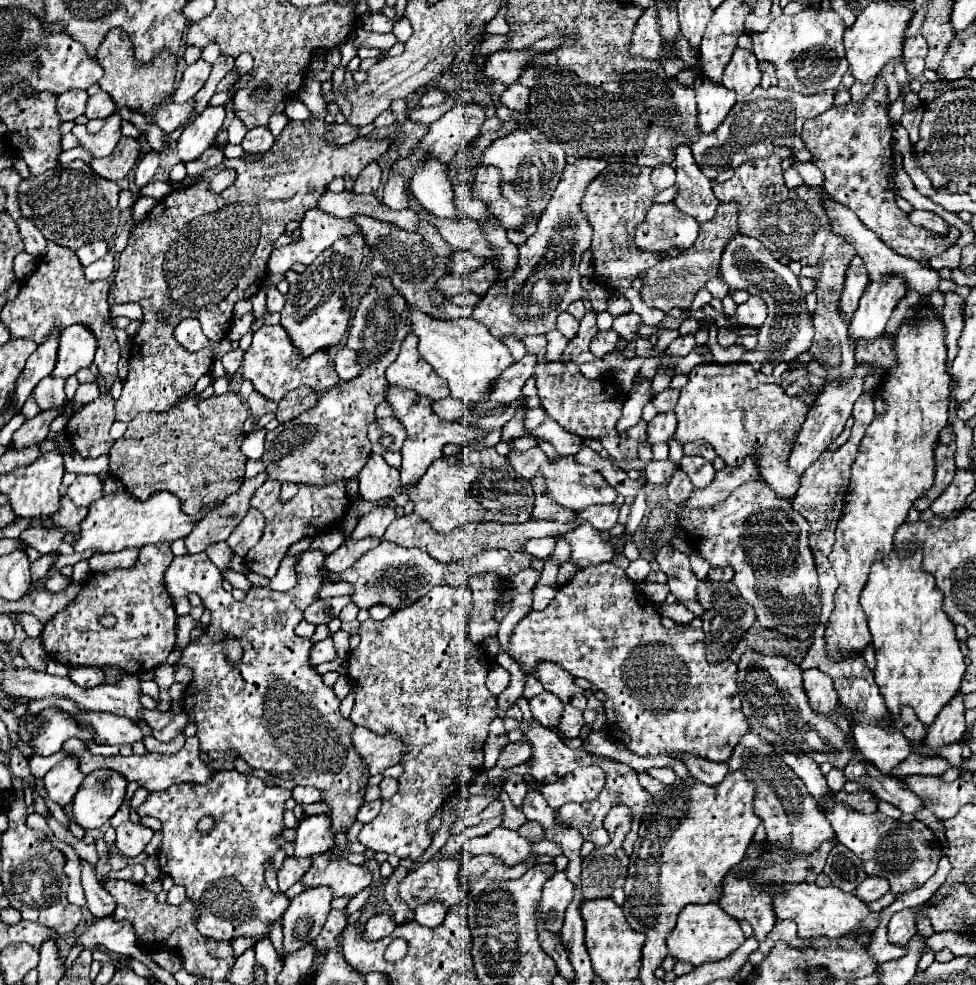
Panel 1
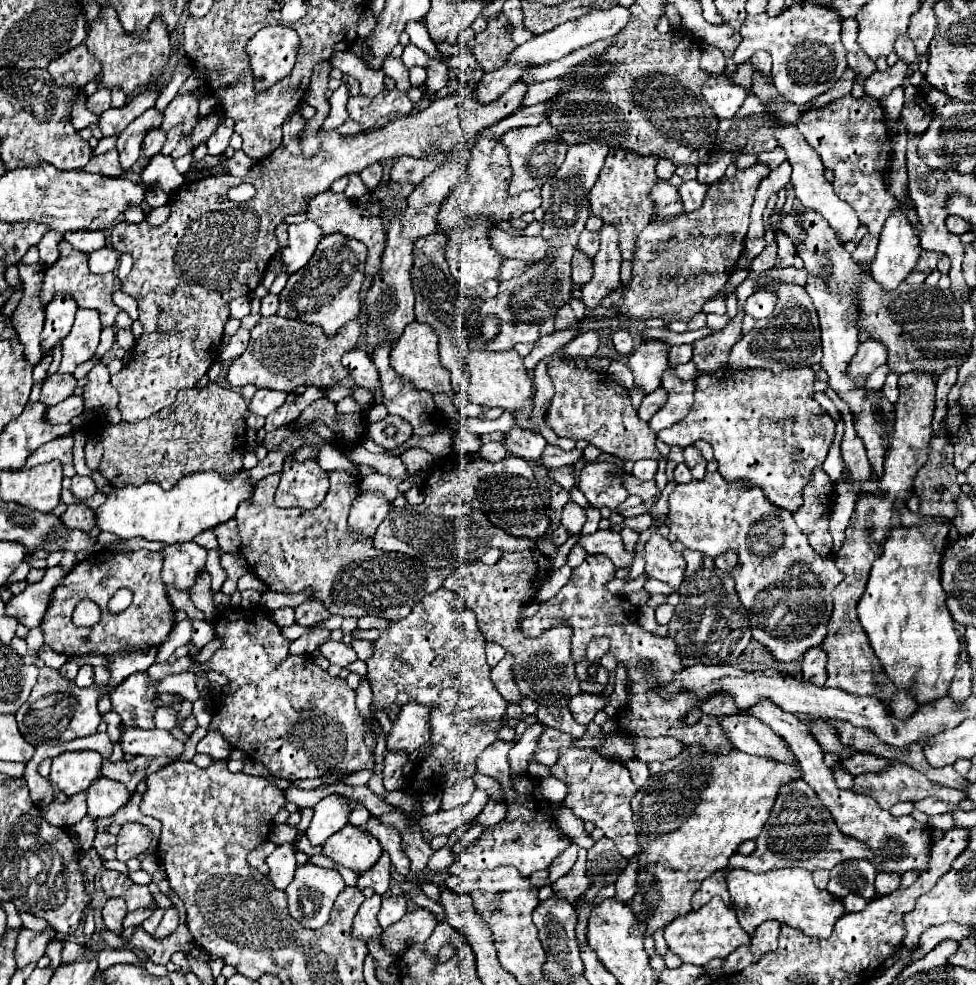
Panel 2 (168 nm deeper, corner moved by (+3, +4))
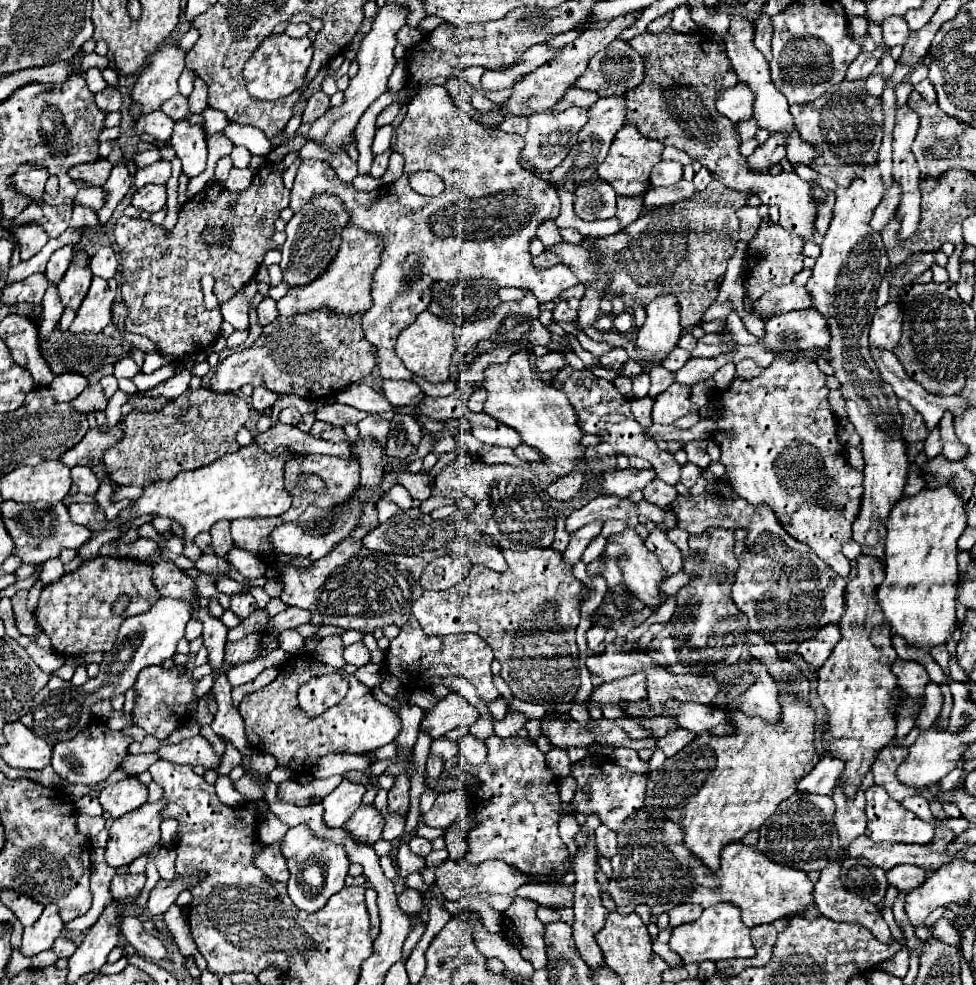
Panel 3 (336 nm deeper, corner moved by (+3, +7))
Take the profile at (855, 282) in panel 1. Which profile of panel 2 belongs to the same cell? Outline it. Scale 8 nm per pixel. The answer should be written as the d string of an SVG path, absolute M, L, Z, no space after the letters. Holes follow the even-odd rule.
M864 234L864 238L860 240L860 244L856 246L856 250L852 252L852 258L854 262L866 266L874 260L874 254L876 254L876 246L878 246L878 236L874 234Z

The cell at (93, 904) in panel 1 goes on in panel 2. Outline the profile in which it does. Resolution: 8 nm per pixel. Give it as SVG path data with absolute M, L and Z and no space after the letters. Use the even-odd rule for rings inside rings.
M108 898L102 908L102 918L108 930L122 934L122 918L126 916L126 902L122 898Z

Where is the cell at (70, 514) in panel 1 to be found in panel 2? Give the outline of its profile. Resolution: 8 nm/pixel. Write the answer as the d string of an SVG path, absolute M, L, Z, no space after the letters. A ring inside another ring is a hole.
M68 504L60 518L68 528L78 528L82 532L90 532L94 528L94 510L86 504Z

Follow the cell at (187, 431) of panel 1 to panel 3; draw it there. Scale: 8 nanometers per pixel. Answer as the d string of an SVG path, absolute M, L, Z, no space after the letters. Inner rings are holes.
M204 387L200 389L188 389L178 399L170 401L160 411L132 411L122 421L124 437L120 443L114 445L114 449L106 451L104 463L106 471L118 485L150 485L160 479L174 479L180 471L194 471L198 467L204 467L228 453L234 453L240 449L236 443L236 431L248 421L250 407L248 403L232 393L226 395L210 395Z

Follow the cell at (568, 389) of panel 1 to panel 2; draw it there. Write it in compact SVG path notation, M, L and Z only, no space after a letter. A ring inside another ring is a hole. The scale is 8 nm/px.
M555 359L547 365L547 372L556 394L548 406L546 424L558 436L572 440L584 438L602 452L632 462L642 458L660 458L660 452L654 446L656 434L648 428L648 422L638 418L624 386L614 382L608 374L596 374L588 368L578 368L574 360Z

